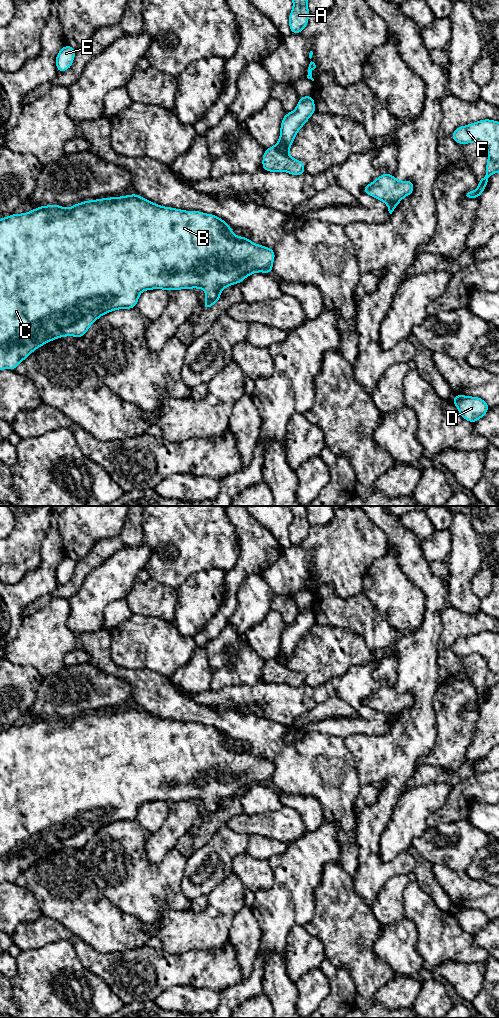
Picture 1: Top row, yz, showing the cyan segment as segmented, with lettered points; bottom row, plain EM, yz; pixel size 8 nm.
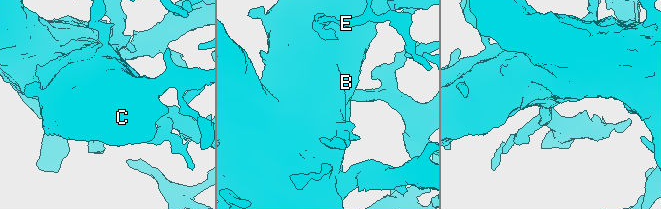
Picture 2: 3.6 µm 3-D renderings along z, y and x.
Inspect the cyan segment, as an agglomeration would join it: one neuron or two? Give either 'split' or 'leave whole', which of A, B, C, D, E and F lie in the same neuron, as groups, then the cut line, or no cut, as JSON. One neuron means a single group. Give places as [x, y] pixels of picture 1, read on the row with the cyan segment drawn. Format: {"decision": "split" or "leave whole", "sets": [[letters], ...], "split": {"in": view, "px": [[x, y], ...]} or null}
{"decision": "leave whole", "sets": [["A", "B", "C", "D", "E", "F"]], "split": null}

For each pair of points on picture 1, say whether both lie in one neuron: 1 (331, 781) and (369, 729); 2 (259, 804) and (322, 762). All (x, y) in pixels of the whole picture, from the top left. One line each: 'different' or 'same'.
1: different
2: different

